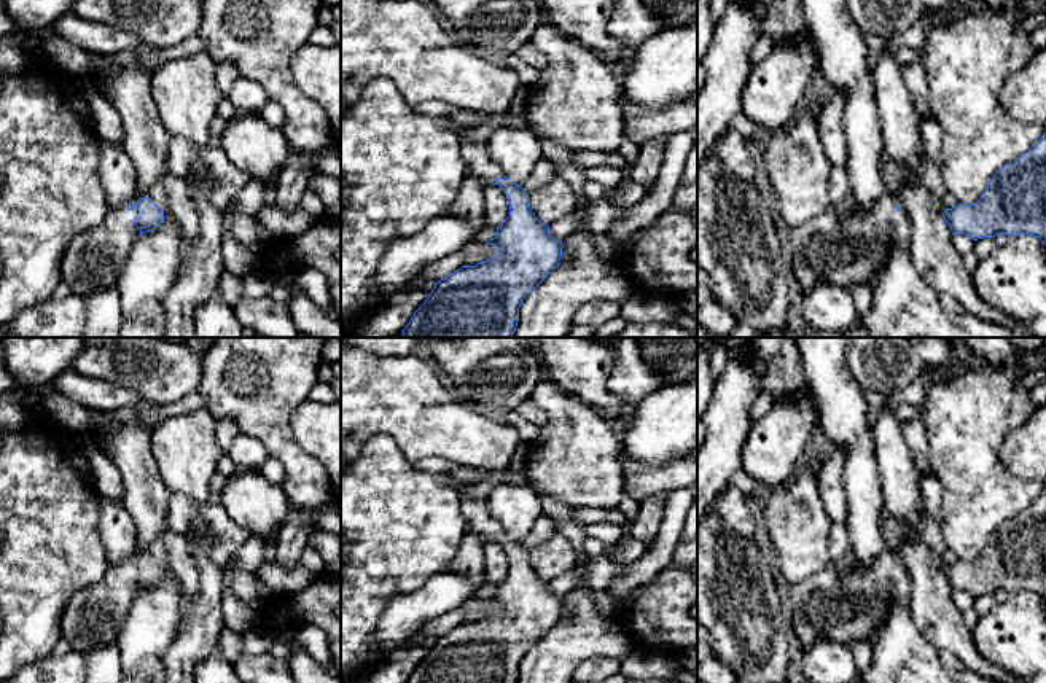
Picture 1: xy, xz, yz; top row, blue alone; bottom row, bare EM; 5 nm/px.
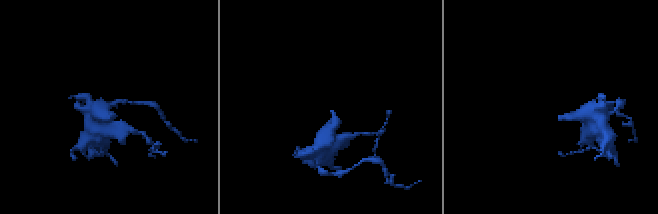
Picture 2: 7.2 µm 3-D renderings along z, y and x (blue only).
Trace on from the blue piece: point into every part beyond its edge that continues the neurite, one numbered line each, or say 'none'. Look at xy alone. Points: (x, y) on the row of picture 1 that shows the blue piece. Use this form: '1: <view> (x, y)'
1: xy (93, 260)

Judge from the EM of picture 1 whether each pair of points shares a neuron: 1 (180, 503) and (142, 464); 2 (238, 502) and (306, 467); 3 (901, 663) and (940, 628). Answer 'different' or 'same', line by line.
1: different
2: different
3: different

